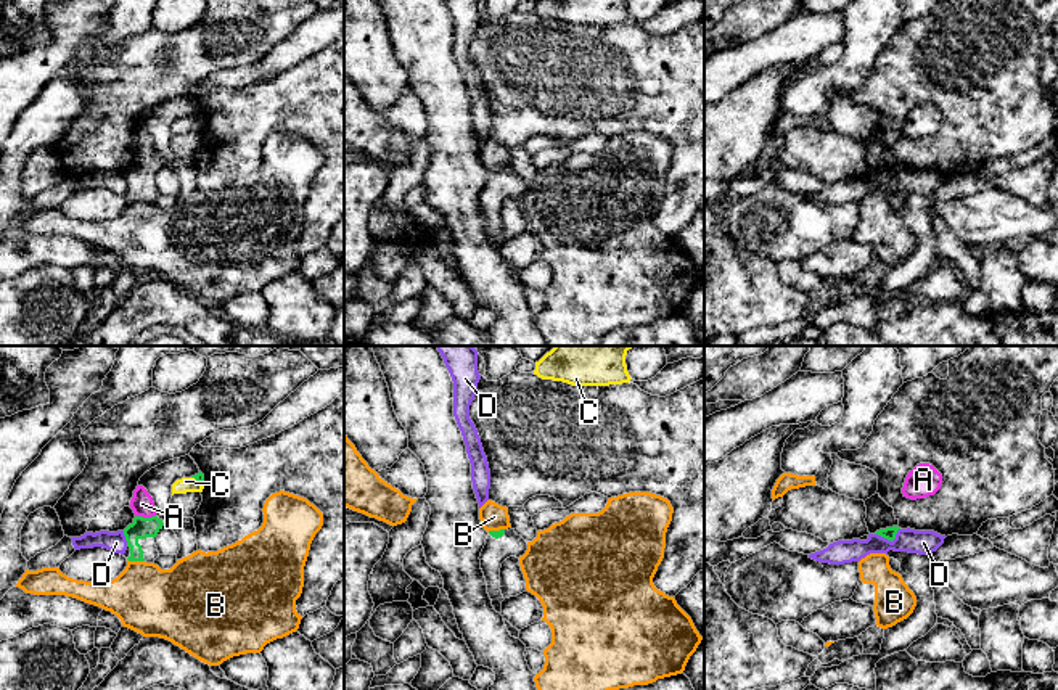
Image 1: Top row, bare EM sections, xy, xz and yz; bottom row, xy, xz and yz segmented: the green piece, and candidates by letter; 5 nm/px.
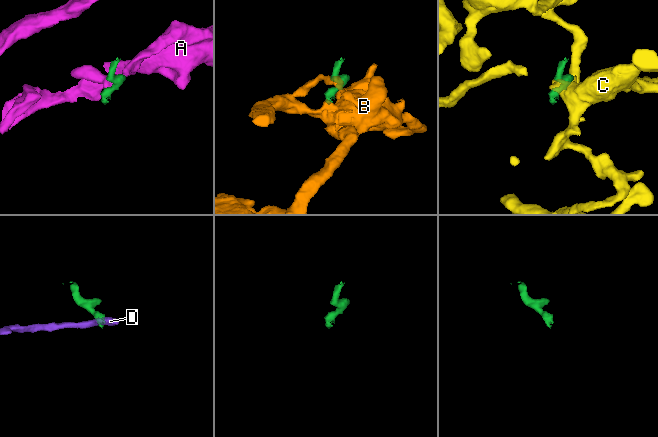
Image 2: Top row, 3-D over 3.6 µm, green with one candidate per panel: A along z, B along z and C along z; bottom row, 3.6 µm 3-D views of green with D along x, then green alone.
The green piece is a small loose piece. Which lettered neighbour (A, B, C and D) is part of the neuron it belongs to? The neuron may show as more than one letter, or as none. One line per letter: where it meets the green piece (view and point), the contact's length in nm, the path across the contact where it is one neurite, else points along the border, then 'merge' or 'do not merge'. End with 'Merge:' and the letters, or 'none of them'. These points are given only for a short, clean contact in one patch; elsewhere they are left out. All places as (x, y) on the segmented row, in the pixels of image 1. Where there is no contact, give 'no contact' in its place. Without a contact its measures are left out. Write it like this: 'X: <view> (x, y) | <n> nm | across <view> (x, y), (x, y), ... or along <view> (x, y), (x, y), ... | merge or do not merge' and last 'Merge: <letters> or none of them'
A: xy (145, 518) | 100 nm | along xy (135, 515), (155, 517) | do not merge
B: xy (135, 560) | 90 nm | along xy (127, 558), (143, 562) | do not merge
C: xy (198, 481) | 80 nm | along xy (192, 476), (203, 484) | do not merge
D: yz (889, 539) | 130 nm | along yz (899, 528), (891, 541), (875, 533) | do not merge
Merge: none of them

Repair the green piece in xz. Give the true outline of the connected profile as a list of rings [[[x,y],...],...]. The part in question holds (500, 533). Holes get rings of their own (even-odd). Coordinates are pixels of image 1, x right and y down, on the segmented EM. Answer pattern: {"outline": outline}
{"outline": [[[515,529],[489,531],[486,545],[481,552],[481,569],[487,582],[487,593],[492,606],[502,614],[502,602],[505,600],[500,590],[500,568],[510,557],[523,557],[527,550],[527,542],[515,532]]]}

